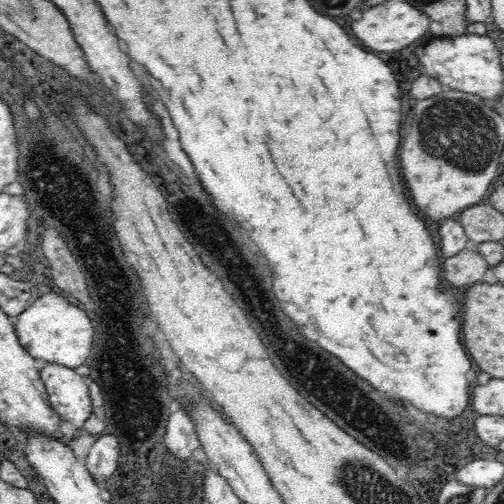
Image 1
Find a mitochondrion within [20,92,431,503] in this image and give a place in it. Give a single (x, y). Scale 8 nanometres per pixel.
(62, 189)

